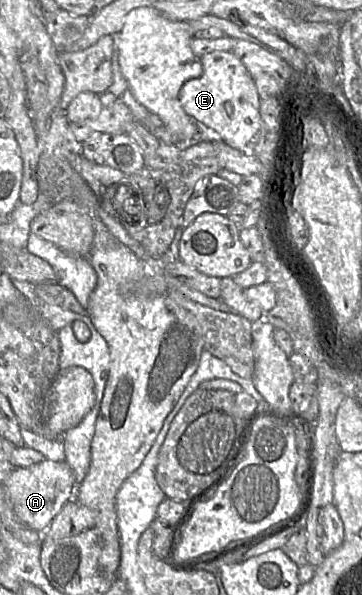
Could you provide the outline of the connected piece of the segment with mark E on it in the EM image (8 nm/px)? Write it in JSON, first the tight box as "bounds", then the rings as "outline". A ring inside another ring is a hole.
{"bounds":[178,51,261,153],"outline":[[[213,51],[211,53],[207,53],[201,57],[201,62],[203,66],[203,73],[199,78],[193,78],[187,80],[182,87],[180,88],[178,94],[178,100],[180,102],[181,107],[185,111],[185,113],[191,117],[195,122],[199,122],[203,124],[206,128],[208,128],[209,135],[215,136],[215,138],[223,141],[228,146],[239,150],[244,153],[253,153],[253,148],[257,143],[257,137],[259,135],[260,127],[261,127],[261,116],[260,116],[260,102],[261,98],[257,91],[256,85],[250,76],[248,70],[242,63],[242,61],[232,52],[232,51]]]}

